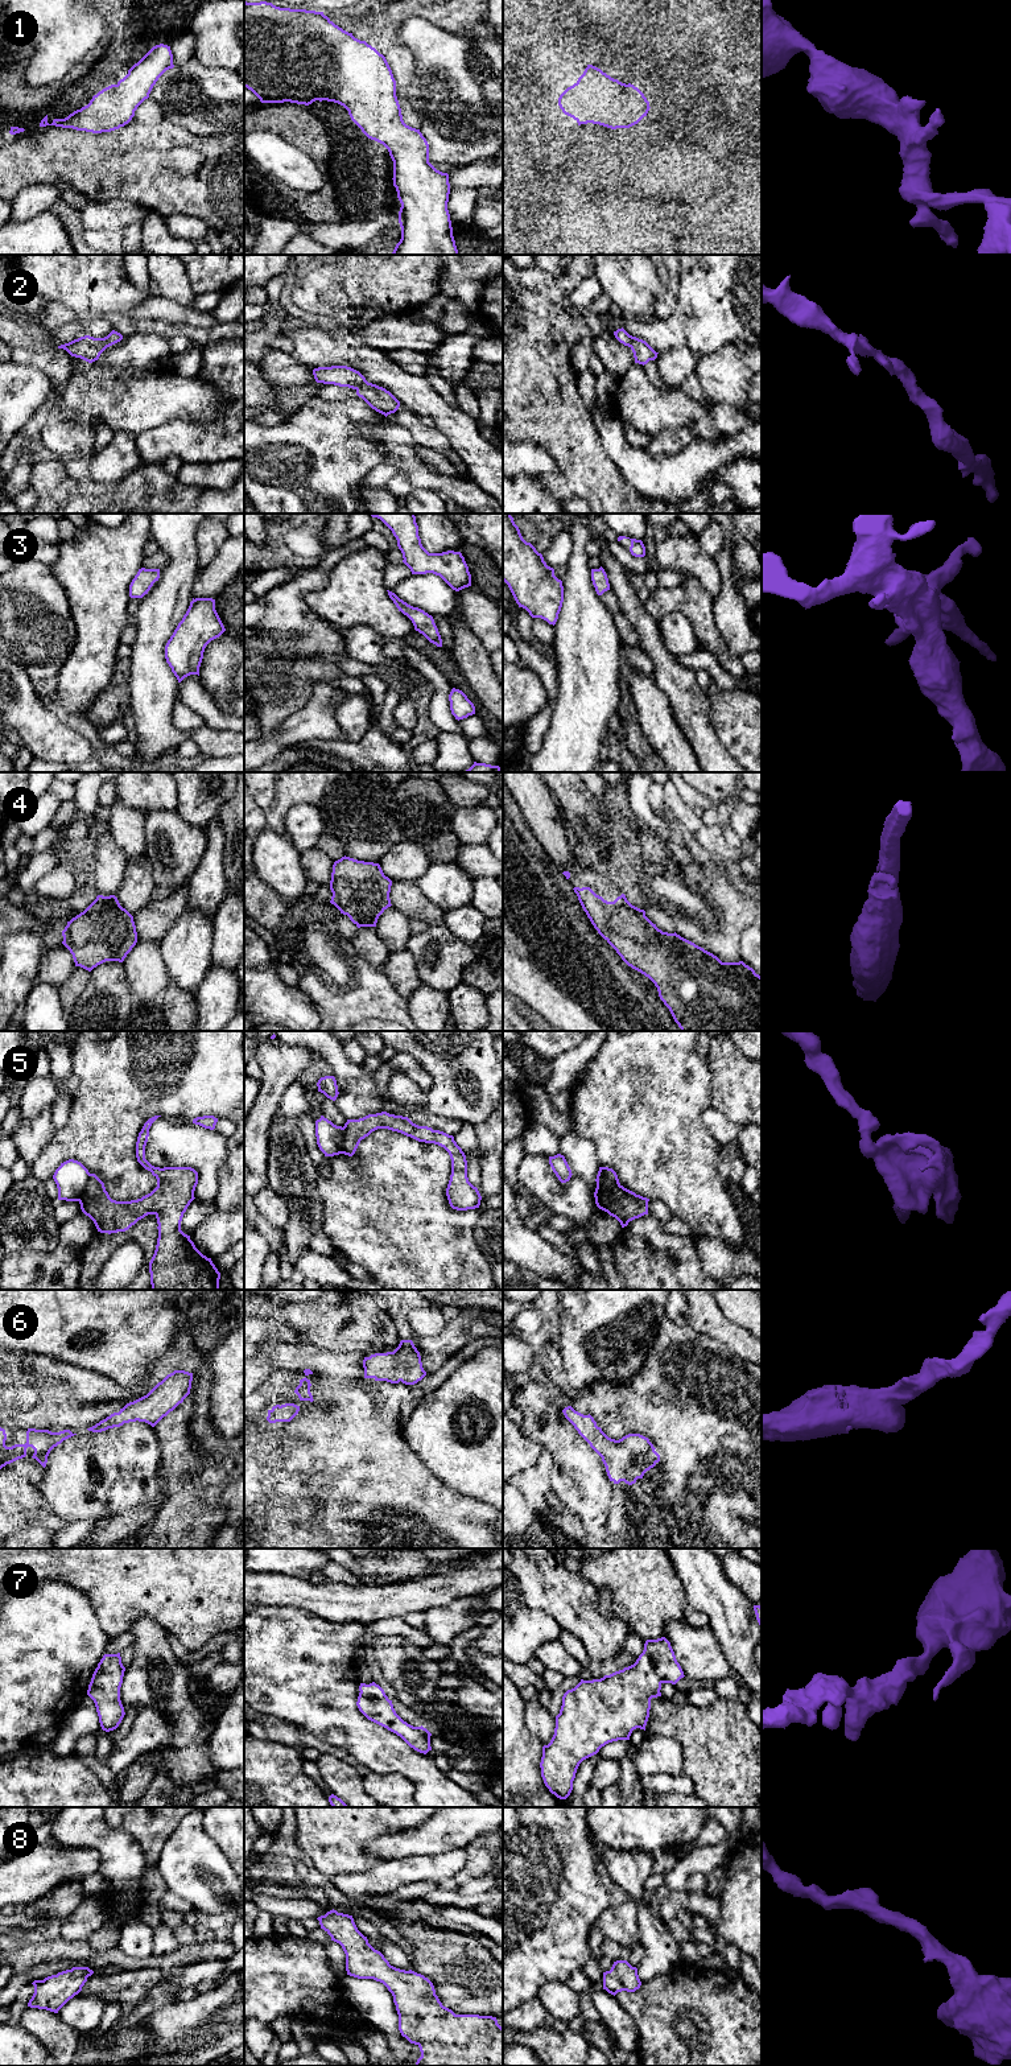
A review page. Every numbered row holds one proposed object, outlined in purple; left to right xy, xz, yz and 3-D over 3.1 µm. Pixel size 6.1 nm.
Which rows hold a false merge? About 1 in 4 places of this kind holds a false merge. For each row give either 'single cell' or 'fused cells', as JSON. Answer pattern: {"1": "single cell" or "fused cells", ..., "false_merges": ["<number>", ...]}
{"1": "single cell", "2": "single cell", "3": "single cell", "4": "single cell", "5": "fused cells", "6": "single cell", "7": "single cell", "8": "single cell", "false_merges": ["5"]}

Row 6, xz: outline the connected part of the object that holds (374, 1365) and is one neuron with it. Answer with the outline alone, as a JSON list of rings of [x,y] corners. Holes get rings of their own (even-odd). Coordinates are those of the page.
[[[401,1340],[393,1352],[375,1353],[363,1360],[364,1378],[391,1383],[414,1385],[426,1372],[421,1356],[412,1340]]]

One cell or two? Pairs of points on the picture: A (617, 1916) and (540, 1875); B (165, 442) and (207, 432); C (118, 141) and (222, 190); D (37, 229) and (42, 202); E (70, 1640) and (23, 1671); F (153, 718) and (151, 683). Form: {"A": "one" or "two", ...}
{"A": "two", "B": "one", "C": "one", "D": "two", "E": "one", "F": "one"}

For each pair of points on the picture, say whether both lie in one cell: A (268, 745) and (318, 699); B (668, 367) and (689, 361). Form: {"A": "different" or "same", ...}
{"A": "same", "B": "same"}

